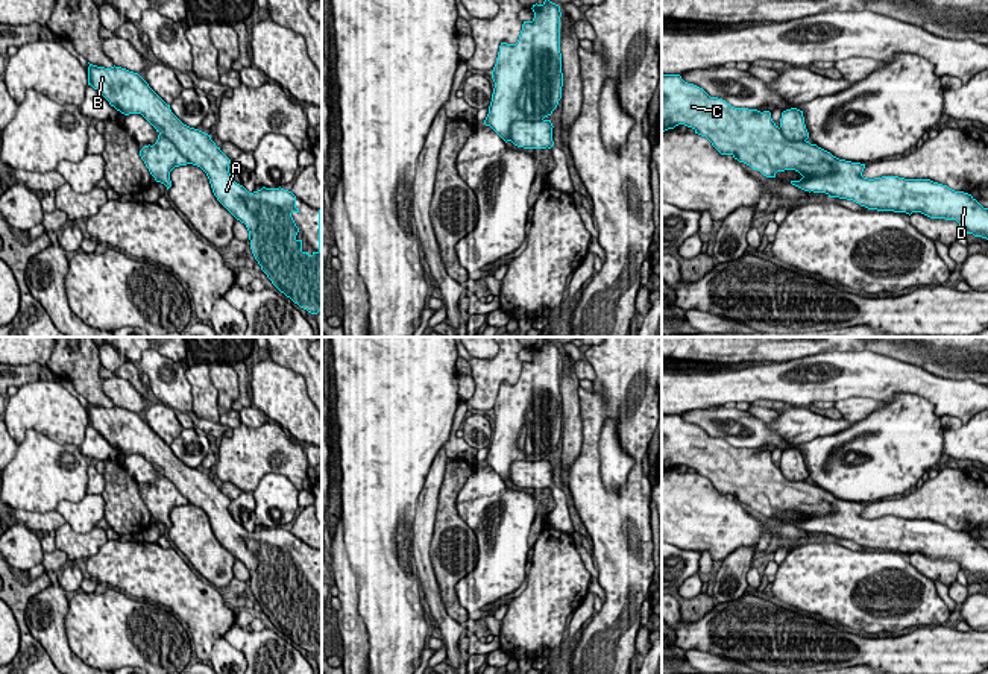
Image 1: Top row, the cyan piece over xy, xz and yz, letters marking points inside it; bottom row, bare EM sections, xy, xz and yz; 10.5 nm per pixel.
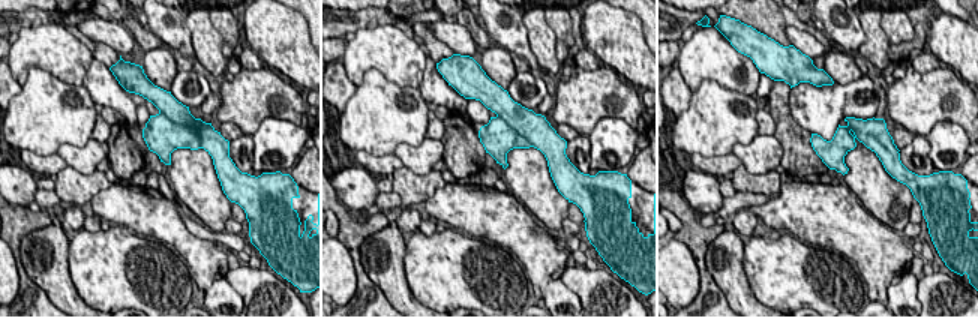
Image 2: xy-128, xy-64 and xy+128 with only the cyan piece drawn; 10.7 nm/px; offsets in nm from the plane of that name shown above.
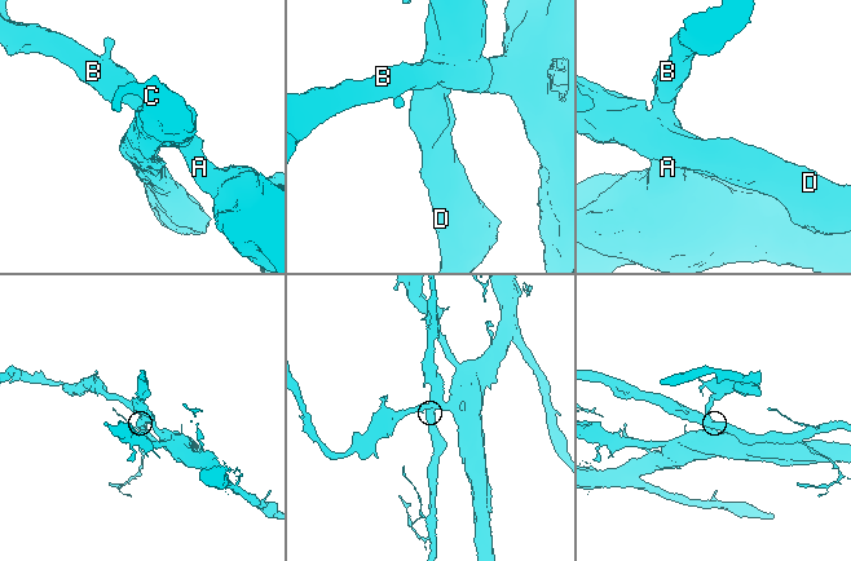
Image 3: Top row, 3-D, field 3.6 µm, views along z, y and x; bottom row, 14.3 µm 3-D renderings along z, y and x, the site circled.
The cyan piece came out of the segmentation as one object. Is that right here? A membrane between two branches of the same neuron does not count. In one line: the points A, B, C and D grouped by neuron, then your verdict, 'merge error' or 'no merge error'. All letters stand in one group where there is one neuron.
groups A B / C D; merge error

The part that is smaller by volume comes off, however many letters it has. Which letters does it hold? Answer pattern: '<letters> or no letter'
C, D

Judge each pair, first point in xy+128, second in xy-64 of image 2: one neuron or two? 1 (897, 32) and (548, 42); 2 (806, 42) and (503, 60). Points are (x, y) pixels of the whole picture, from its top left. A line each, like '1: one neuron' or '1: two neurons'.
1: two neurons
2: two neurons

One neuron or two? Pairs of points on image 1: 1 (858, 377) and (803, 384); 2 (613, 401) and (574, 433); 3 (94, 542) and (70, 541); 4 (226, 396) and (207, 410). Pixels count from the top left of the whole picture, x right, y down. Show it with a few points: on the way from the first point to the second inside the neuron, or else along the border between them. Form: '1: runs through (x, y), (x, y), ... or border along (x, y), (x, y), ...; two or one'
1: runs through (844, 377), (817, 378); one
2: border along (578, 390), (582, 450), (574, 460); two
3: runs through (88, 542), (76, 542); one
4: border along (210, 366), (210, 381), (217, 392), (219, 410); two

